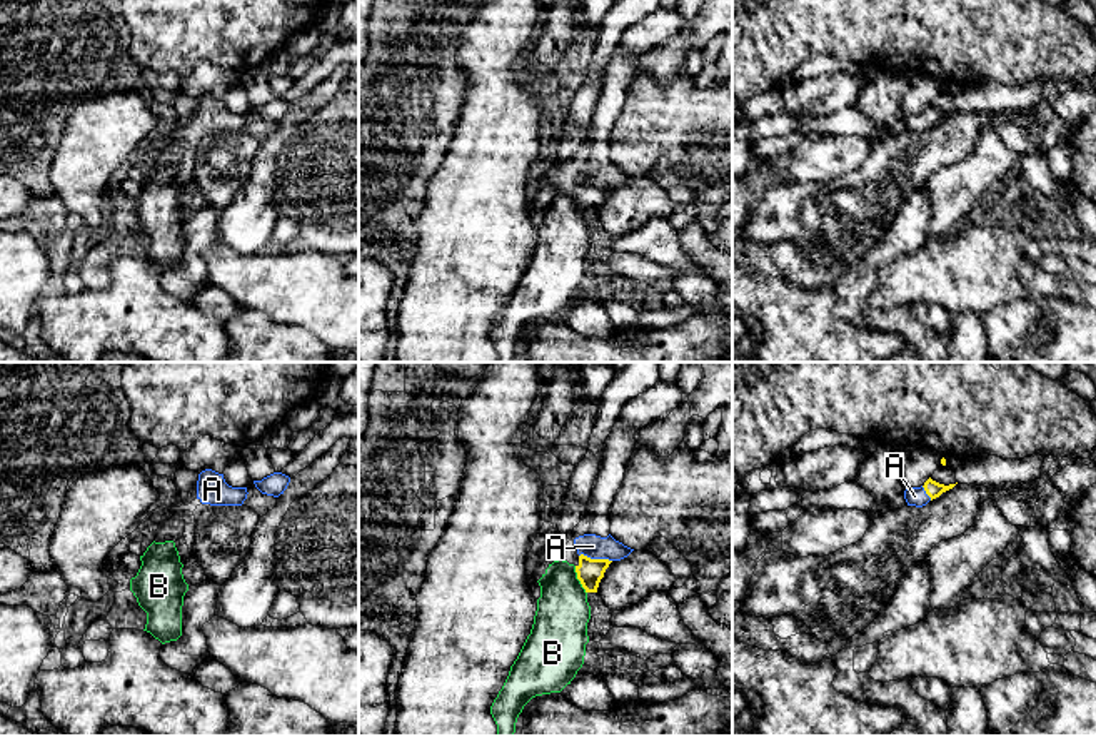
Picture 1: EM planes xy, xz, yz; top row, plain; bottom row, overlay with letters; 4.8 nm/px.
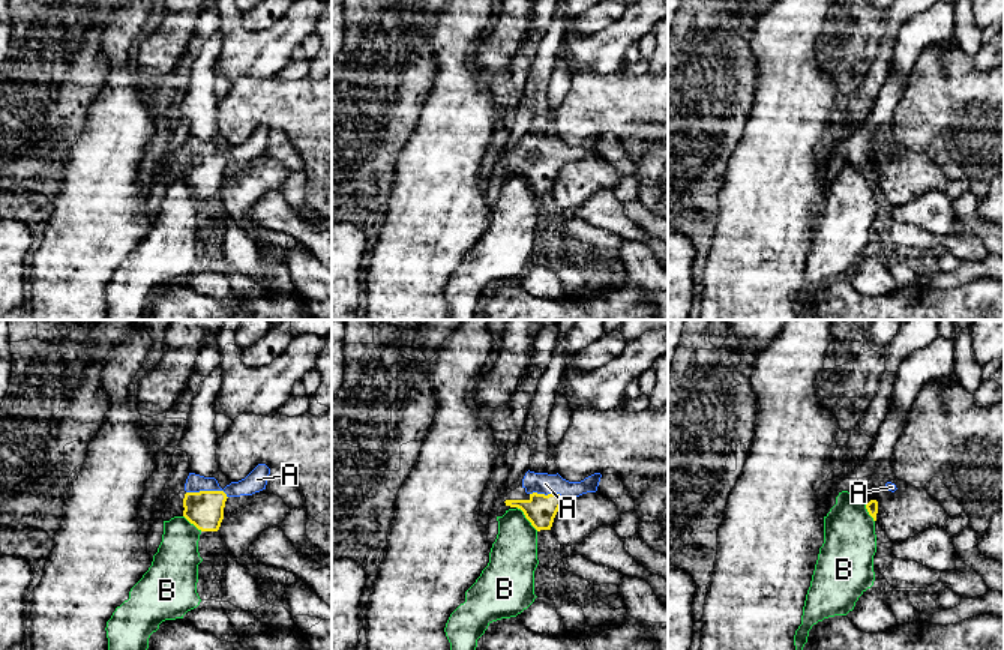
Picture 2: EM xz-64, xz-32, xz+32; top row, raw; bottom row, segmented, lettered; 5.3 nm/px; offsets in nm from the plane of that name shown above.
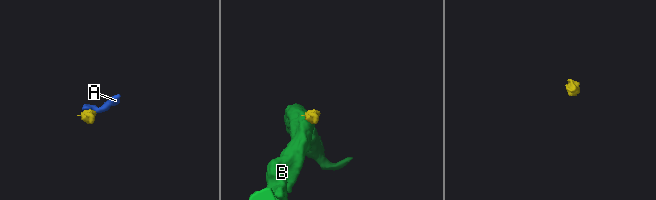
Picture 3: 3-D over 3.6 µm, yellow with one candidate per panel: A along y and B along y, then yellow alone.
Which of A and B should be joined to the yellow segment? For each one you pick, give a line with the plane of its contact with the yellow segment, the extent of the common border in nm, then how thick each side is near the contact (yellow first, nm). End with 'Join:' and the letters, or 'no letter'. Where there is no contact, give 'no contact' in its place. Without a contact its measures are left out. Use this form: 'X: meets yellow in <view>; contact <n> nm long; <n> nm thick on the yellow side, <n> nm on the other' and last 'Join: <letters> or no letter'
A: meets yellow in xz; contact 160 nm long; 130 nm thick on the yellow side, 120 nm on the other
Join: A

